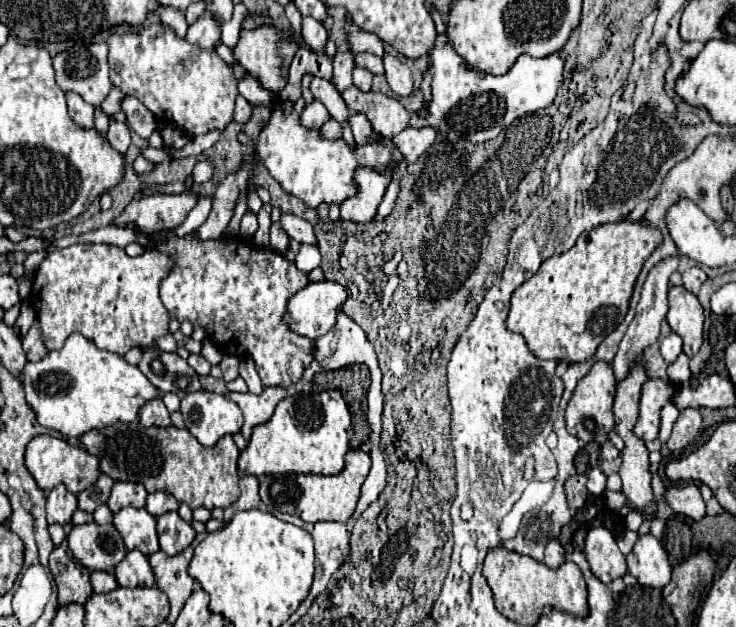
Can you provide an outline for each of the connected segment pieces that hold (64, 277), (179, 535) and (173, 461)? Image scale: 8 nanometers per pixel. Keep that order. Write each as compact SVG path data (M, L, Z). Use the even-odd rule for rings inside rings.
M74 244L48 254L48 258L36 270L30 294L30 302L42 324L46 348L58 350L76 330L84 338L92 340L98 348L116 352L120 356L134 346L150 346L156 338L168 334L170 316L160 300L160 284L174 268L174 264L176 258L160 250L146 250L142 256L130 258L122 248L112 244Z
M166 512L158 516L158 538L162 552L178 554L194 540L194 536L196 532L178 516L178 512Z
M120 422L118 426L110 426L110 428L98 428L98 430L90 430L86 434L80 436L80 444L84 446L86 452L94 454L100 460L100 472L110 476L112 480L124 480L124 482L140 482L150 494L156 490L168 492L172 494L178 502L186 502L192 510L194 508L208 508L212 510L214 506L218 508L228 508L230 504L234 504L240 496L240 488L238 488L238 472L236 472L236 462L240 456L238 446L234 444L232 436L226 434L222 436L212 448L202 446L200 442L196 442L196 438L192 438L192 434L186 428L158 428L158 426L142 426L142 424L124 424Z

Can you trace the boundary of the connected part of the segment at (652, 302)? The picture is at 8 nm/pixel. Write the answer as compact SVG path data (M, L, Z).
M668 256L664 260L660 260L650 272L648 272L648 278L644 282L644 288L642 288L642 296L640 296L640 302L638 302L638 308L636 308L636 316L632 320L632 324L628 326L622 342L620 342L620 348L618 348L618 354L614 358L614 374L616 374L616 380L622 380L628 372L628 368L634 364L634 360L644 352L646 346L650 346L652 342L658 340L660 336L660 324L662 320L666 318L666 312L668 312L668 300L666 300L666 292L668 292L668 278L672 272L676 272L680 266L680 258L676 256Z

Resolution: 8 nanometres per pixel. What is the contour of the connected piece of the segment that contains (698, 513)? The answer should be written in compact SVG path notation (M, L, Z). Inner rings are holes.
M688 482L688 484L678 484L678 486L668 486L666 494L664 494L668 506L678 512L684 514L692 520L700 520L706 514L706 504L700 496L700 490L696 484Z

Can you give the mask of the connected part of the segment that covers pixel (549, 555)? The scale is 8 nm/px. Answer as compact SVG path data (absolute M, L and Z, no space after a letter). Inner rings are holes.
M550 540L546 544L546 552L544 552L544 564L548 568L558 568L564 562L564 550L560 546L558 540Z

